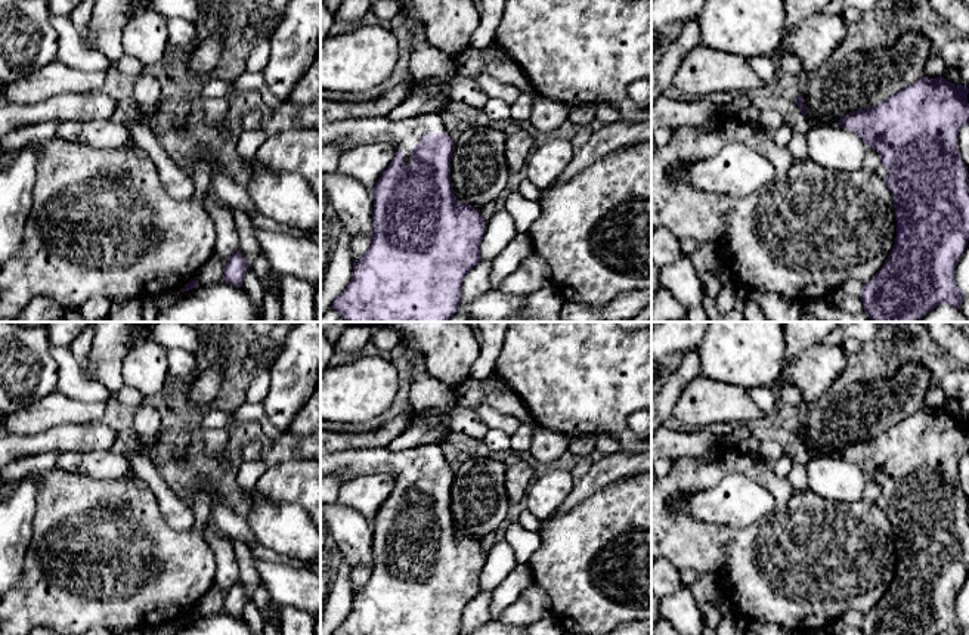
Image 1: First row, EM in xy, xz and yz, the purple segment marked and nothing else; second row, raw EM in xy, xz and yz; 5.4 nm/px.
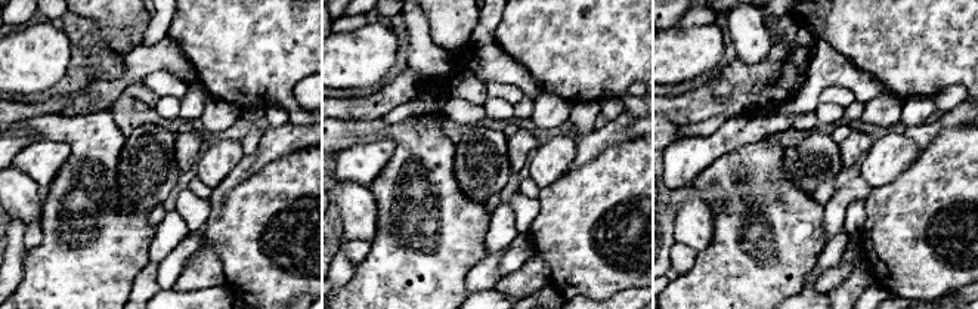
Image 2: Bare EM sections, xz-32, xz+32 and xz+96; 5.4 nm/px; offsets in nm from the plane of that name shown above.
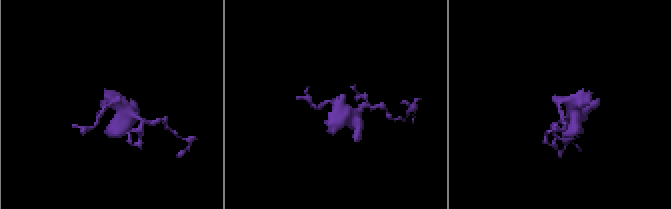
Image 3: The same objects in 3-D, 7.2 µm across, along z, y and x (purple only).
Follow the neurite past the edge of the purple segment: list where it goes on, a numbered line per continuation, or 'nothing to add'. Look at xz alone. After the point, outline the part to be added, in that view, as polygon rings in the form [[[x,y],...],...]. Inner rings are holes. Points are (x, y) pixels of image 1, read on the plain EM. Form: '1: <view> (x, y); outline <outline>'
1: xz (405, 464); outline [[[424,444],[400,452],[387,447],[350,450],[321,455],[321,478],[338,476],[347,480],[363,474],[387,473],[400,480],[403,495],[411,493],[411,483],[427,464],[443,464],[440,444]]]

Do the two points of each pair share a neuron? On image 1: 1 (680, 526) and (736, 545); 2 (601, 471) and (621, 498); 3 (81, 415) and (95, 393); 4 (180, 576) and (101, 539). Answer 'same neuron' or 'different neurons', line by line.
1: same neuron
2: different neurons
3: different neurons
4: same neuron

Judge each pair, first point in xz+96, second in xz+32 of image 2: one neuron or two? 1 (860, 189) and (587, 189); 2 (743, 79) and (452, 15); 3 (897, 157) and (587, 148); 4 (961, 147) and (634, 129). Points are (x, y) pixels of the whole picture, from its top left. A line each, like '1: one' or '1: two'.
1: two
2: two
3: two
4: two

